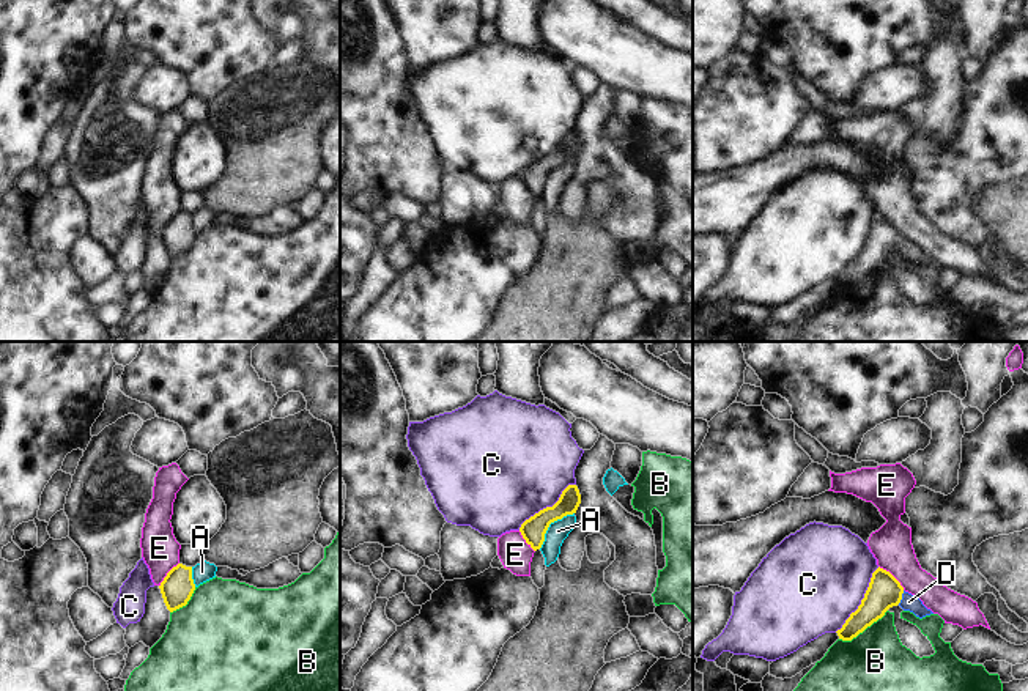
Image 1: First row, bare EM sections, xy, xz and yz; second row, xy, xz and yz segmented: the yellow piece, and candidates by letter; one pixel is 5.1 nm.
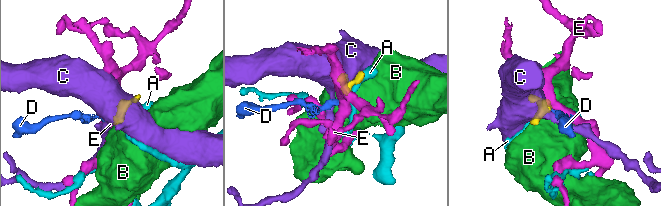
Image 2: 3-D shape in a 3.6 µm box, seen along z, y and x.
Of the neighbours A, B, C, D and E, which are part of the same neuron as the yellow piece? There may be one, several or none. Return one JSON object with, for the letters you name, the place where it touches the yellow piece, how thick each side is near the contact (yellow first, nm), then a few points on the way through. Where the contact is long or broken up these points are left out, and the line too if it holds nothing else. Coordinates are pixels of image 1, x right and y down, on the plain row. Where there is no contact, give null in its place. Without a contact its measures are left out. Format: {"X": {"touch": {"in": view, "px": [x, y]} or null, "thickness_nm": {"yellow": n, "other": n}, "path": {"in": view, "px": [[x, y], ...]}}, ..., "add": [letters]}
{"D": {"touch": {"in": "yz", "px": [901, 244]}, "thickness_nm": {"yellow": 170, "other": 90}, "path": {"in": "yz", "px": [[883, 240], [901, 244], [909, 249]]}}, "add": ["D"]}

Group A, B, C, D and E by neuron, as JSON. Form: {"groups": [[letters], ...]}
{"groups": [["A"], ["B"], ["C"], ["D"], ["E"]]}

